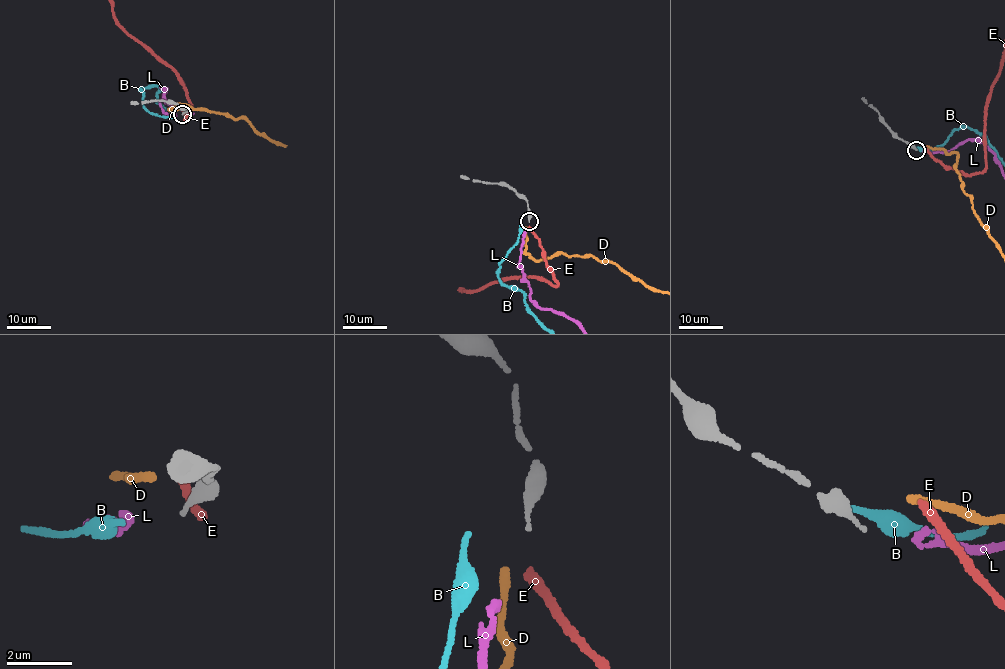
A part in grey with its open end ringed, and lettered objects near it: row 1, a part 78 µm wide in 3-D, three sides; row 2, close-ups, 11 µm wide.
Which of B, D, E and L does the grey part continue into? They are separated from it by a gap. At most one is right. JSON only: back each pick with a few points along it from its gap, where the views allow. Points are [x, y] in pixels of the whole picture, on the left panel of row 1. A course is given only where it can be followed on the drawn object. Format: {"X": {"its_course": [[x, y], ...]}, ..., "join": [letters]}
{"join": []}

